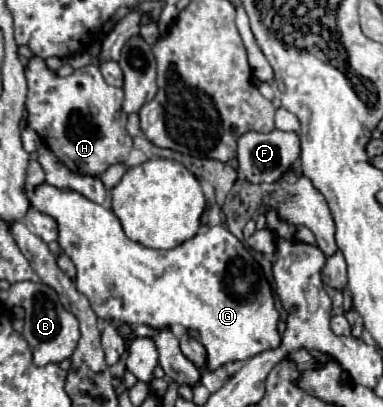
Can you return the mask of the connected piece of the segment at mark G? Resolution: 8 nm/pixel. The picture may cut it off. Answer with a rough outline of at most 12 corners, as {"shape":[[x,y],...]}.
{"shape":[[40,183],[98,317],[196,329],[208,367],[280,345],[260,265],[226,227],[174,249]]}

